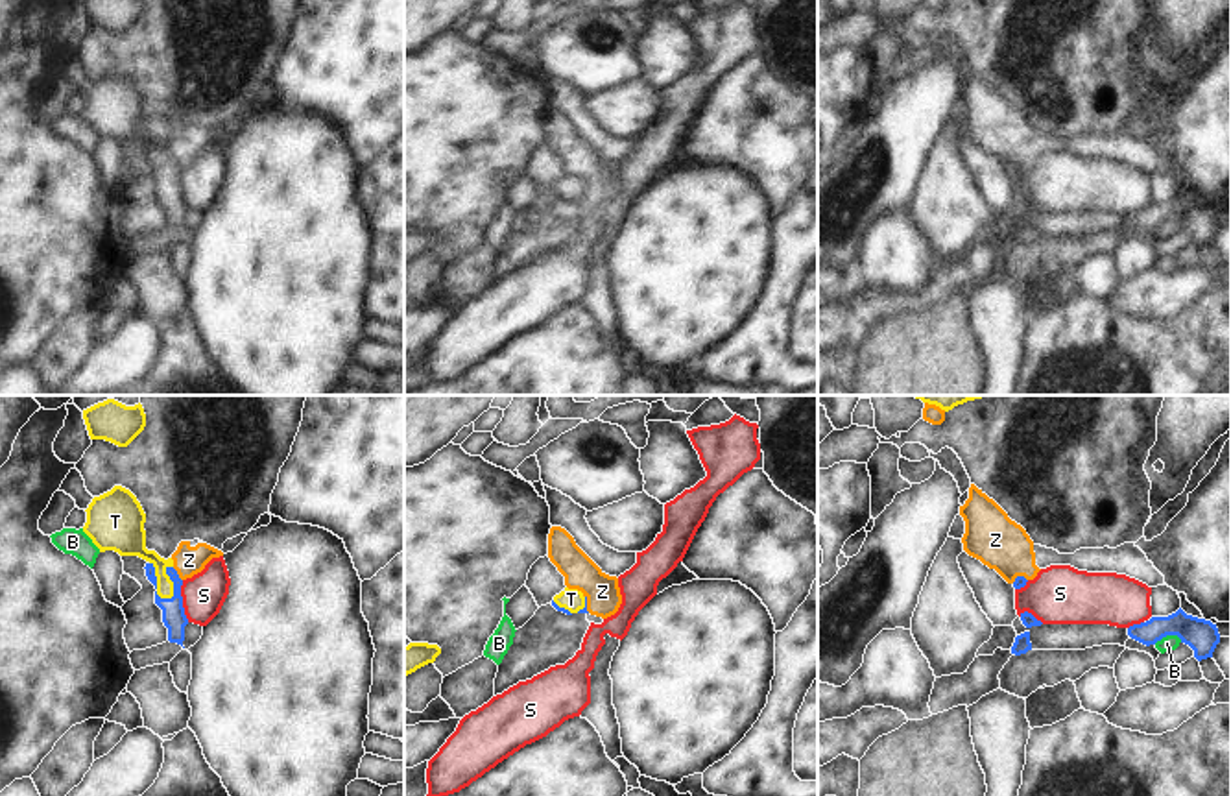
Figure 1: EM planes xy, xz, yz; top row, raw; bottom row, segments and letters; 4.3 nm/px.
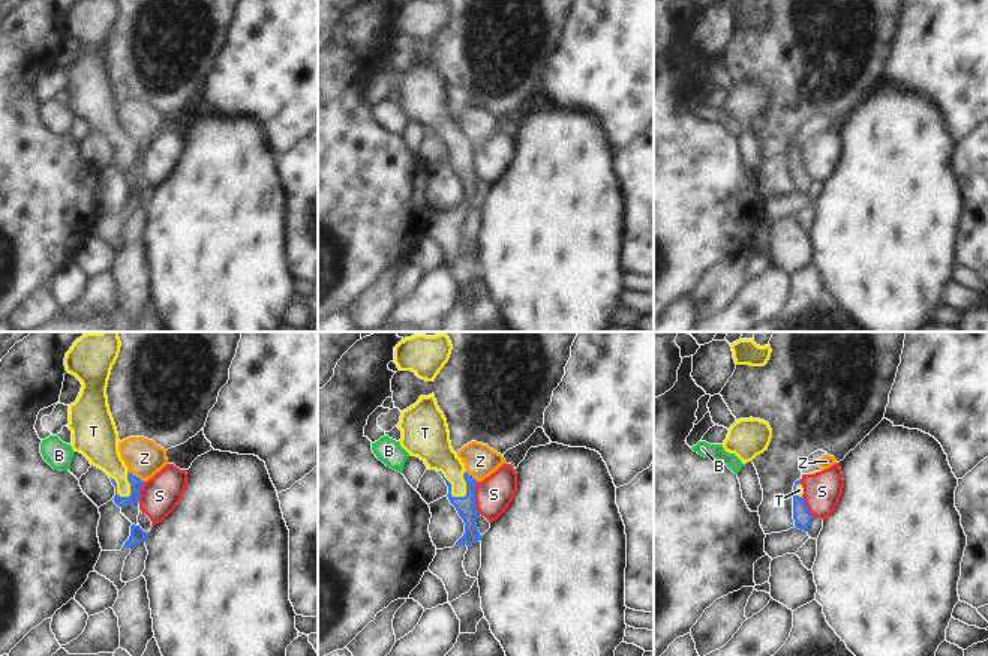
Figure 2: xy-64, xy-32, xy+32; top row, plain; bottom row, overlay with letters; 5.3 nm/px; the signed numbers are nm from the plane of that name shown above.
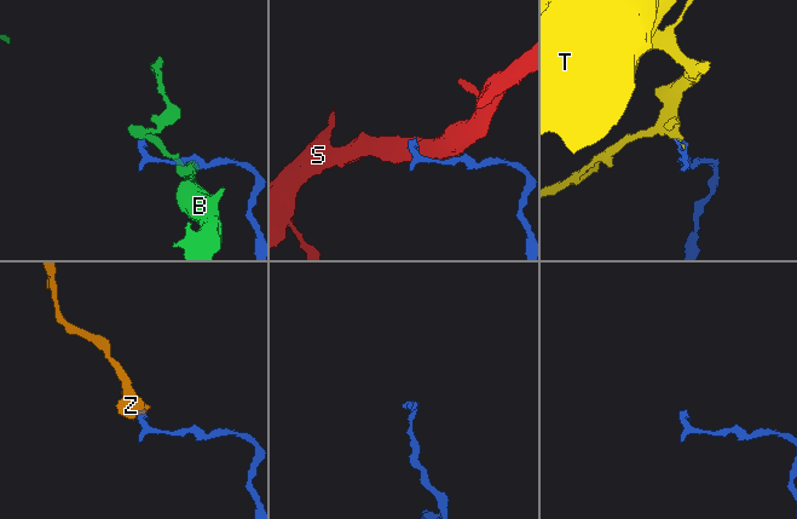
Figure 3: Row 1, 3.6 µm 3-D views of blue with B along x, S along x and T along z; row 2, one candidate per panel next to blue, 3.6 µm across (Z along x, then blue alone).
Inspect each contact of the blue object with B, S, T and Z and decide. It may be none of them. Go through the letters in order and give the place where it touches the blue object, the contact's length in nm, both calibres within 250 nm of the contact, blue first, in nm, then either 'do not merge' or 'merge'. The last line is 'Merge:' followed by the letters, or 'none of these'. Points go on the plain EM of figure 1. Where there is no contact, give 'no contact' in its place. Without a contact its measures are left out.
B: meets blue in yz at (1167, 220); contact 130 nm long; 150 nm thick on the blue side, 70 nm on the other; do not merge
S: meets blue in xy at (181, 187); contact 190 nm long; 100 nm thick on the blue side, 190 nm on the other; do not merge
T: meets blue in xy at (174, 172); contact 160 nm long; 100 nm thick on the blue side, 100 nm on the other; merge
Z: meets blue in xy at (178, 161); contact 80 nm long; 100 nm thick on the blue side, 130 nm on the other; do not merge
Merge: T

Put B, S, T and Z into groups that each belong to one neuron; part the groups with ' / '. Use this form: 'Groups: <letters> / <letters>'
Groups: B Z / S / T.

